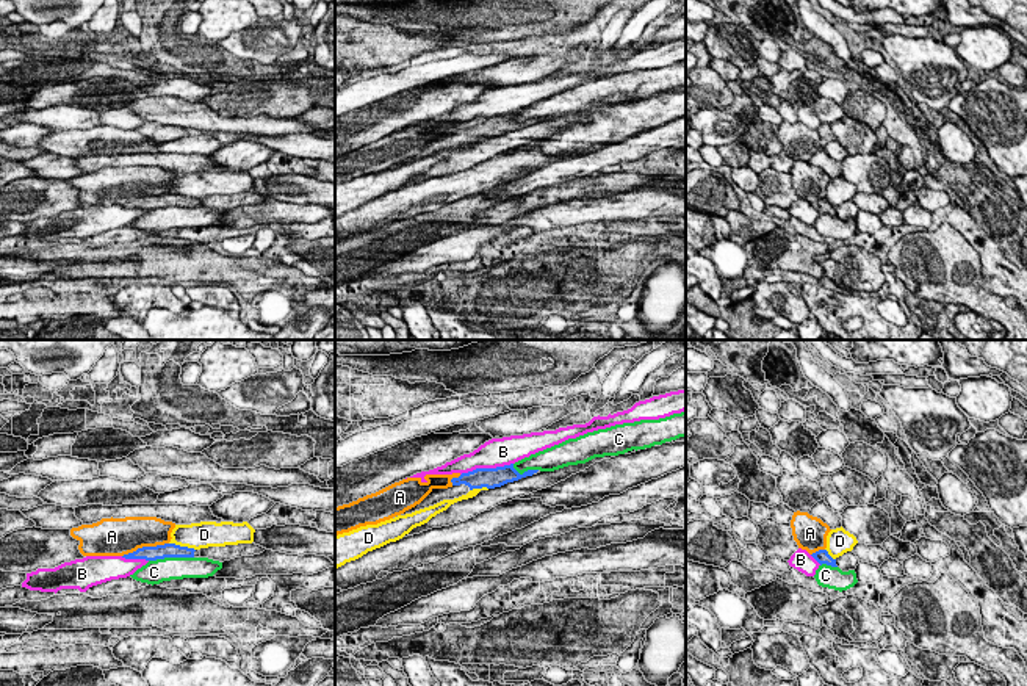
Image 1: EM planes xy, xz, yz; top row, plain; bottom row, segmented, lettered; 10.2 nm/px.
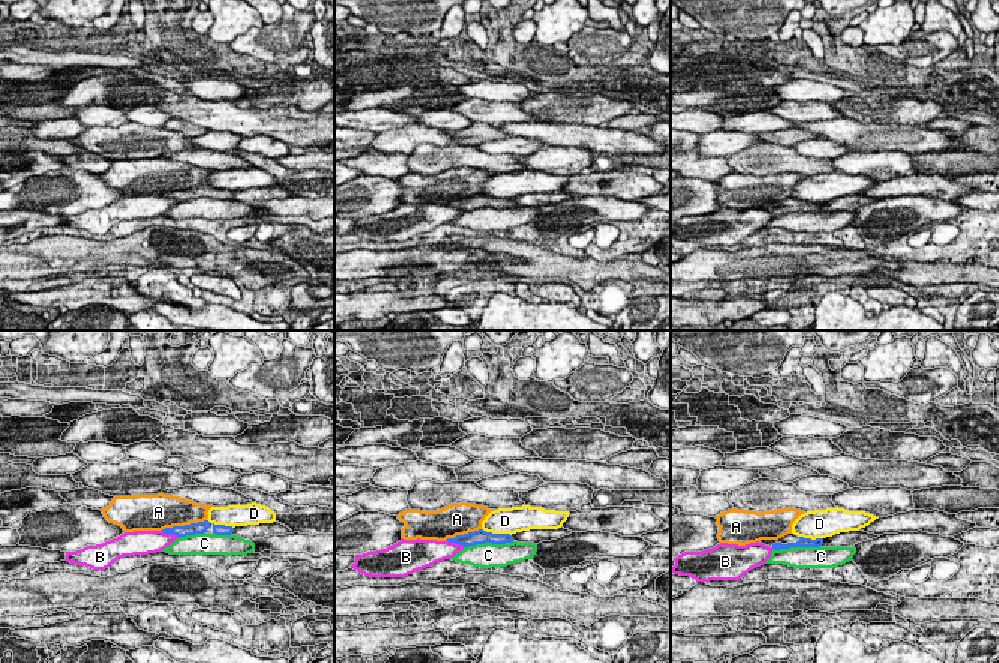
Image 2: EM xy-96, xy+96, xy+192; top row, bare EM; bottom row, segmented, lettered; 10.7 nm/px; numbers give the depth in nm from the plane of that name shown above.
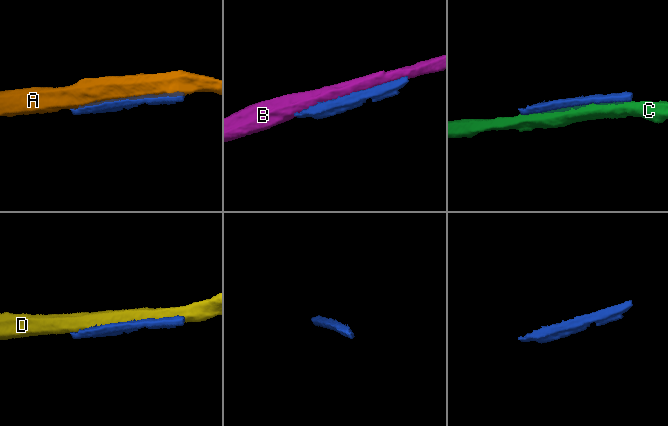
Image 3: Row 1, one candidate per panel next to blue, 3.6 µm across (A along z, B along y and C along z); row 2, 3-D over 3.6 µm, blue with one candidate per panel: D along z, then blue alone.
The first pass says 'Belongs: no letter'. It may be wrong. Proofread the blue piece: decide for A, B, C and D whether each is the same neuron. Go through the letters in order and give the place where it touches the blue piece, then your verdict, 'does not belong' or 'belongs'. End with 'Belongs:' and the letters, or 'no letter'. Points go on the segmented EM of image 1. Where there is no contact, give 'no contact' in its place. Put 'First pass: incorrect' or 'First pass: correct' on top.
First pass: correct
A: xy (144, 547) | does not belong
B: xz (486, 469) | does not belong
C: xy (171, 556) | does not belong
D: xy (182, 547) | does not belong
Belongs: no letter

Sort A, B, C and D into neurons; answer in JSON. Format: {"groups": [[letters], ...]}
{"groups": [["A"], ["B"], ["C"], ["D"]]}

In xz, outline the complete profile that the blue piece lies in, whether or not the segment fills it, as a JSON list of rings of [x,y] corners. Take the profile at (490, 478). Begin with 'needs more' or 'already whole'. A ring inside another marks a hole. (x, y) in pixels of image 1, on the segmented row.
needs more; [[[514,464],[504,465],[504,467],[496,467],[496,468],[476,468],[468,473],[462,473],[459,478],[452,478],[451,482],[452,486],[448,489],[432,489],[432,492],[415,507],[405,511],[401,515],[412,514],[415,511],[434,506],[443,500],[454,500],[462,495],[467,495],[473,489],[495,489],[501,487],[507,482],[518,481],[526,476],[532,476],[539,470],[528,470],[523,475],[520,475],[515,468]]]

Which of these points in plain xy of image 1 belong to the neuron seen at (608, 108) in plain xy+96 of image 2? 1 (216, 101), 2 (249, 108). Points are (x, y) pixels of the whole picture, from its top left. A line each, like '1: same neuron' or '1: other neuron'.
1: same neuron
2: same neuron

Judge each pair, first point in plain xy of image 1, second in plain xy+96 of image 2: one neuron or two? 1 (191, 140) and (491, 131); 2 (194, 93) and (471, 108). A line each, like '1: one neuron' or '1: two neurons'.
1: two neurons
2: two neurons

